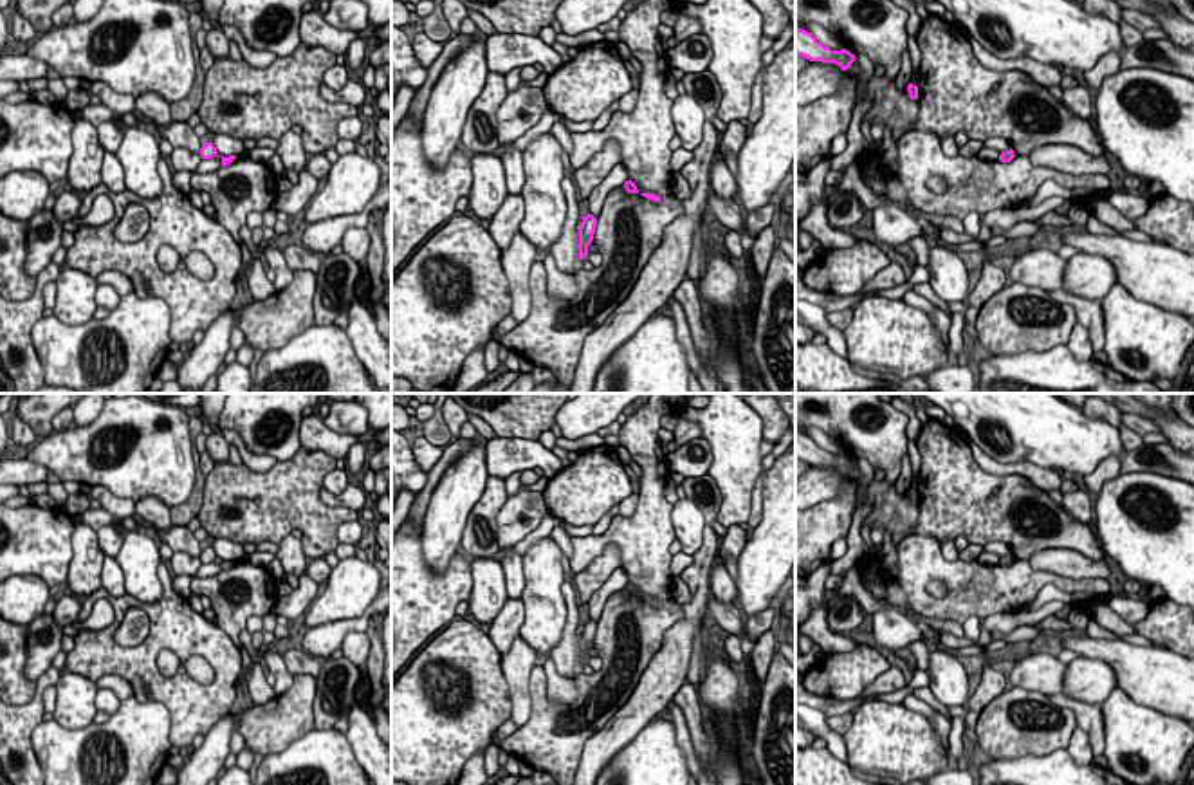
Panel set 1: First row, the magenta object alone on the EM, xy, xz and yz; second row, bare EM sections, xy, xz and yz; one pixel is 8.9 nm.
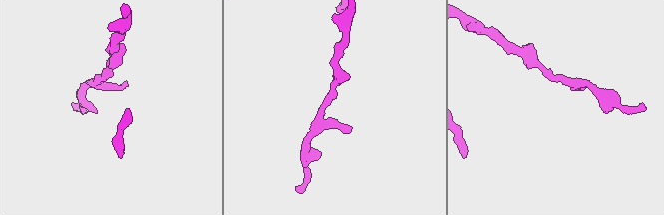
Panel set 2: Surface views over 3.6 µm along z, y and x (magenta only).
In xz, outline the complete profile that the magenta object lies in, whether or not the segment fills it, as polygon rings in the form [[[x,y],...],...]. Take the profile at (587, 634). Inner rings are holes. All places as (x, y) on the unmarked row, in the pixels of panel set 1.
[[[593,619],[583,621],[581,632],[579,632],[579,664],[586,662],[588,650],[593,644],[597,623]]]

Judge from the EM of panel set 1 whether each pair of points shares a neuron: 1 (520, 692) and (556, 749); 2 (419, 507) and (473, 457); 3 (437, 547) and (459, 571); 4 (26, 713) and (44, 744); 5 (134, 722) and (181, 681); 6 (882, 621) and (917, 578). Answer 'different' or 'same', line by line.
1: different
2: different
3: different
4: different
5: different
6: different

